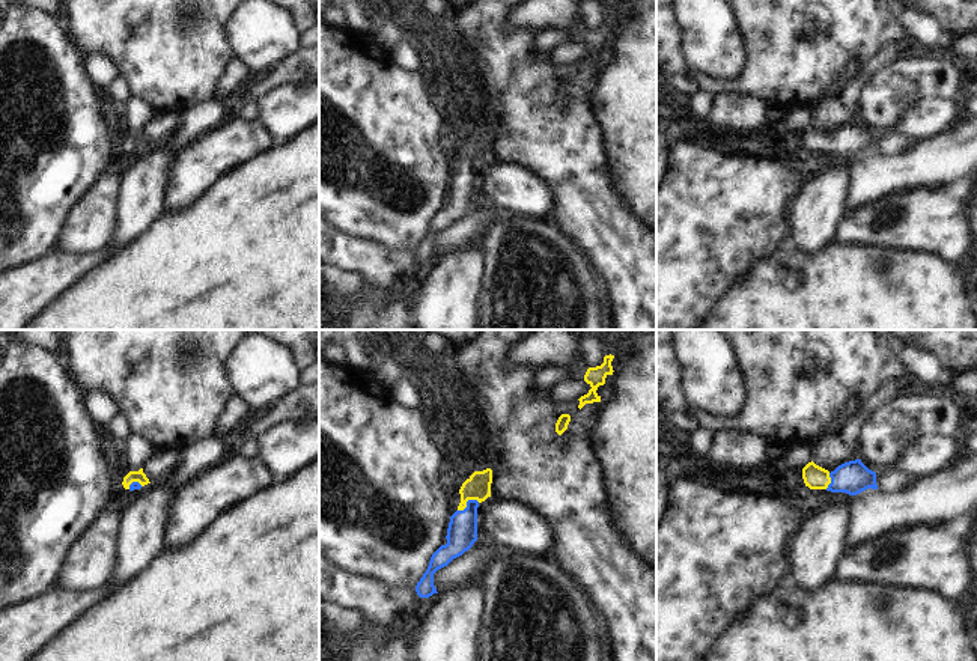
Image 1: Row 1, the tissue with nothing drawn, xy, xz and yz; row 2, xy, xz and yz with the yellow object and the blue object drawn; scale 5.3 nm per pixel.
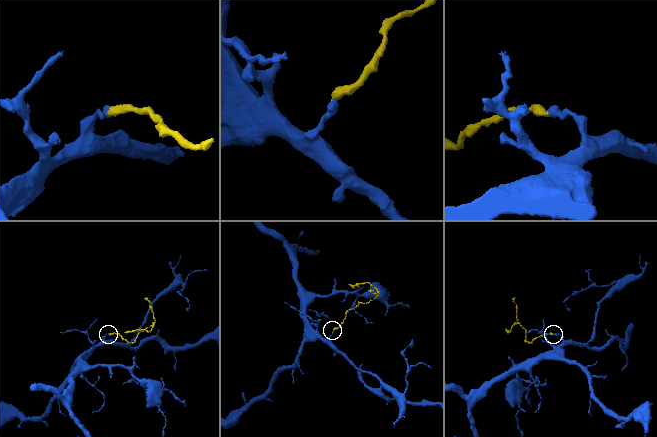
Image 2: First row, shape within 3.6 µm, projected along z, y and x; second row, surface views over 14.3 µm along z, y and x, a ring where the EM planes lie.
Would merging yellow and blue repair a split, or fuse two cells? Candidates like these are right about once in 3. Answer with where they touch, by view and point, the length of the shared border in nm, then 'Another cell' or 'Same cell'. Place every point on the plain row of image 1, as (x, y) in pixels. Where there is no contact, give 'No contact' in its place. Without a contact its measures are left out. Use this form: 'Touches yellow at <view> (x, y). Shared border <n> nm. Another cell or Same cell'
Touches yellow at xz (467, 163). Shared border 130 nm. Same cell.

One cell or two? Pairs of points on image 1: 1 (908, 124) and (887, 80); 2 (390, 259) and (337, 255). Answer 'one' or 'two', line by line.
1: two
2: one

